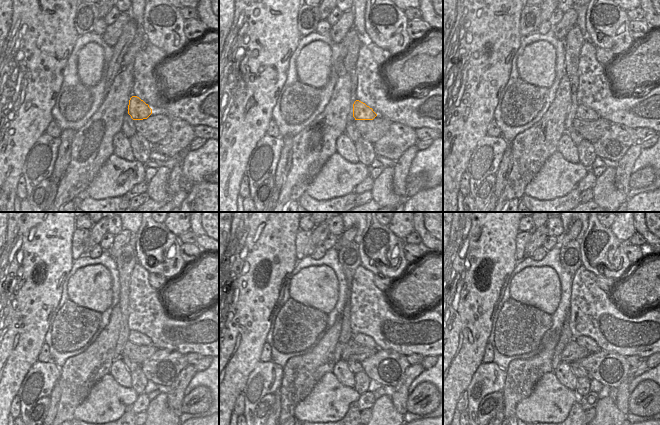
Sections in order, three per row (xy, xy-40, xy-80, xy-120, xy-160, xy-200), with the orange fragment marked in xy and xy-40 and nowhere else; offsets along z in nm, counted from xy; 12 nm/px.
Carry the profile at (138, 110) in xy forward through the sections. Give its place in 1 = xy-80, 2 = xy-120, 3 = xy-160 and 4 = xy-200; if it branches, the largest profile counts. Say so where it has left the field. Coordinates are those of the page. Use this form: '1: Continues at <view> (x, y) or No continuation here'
1: Continues at xy-80 (583, 112)
2: Continues at xy-120 (135, 337)
3: Continues at xy-160 (360, 338)
4: Continues at xy-200 (587, 342).

